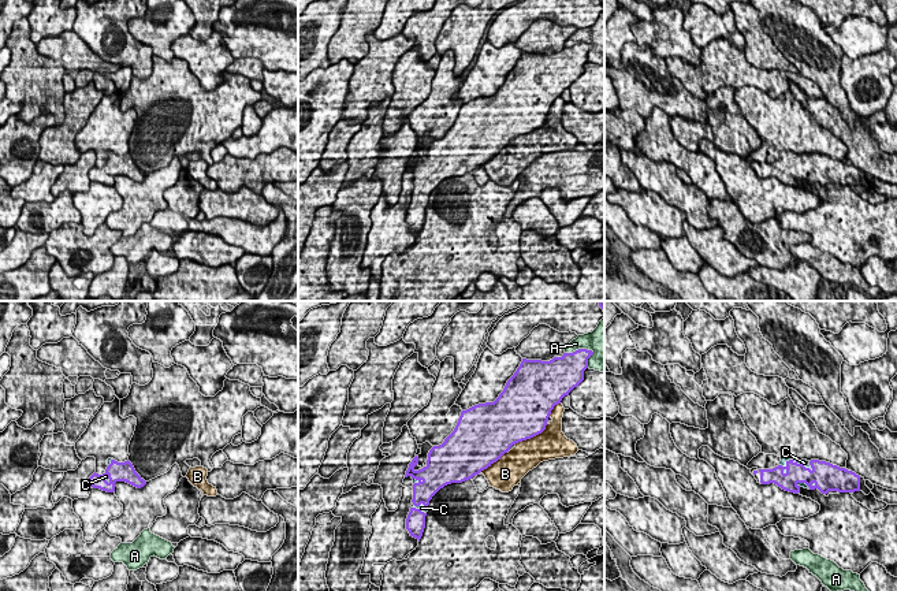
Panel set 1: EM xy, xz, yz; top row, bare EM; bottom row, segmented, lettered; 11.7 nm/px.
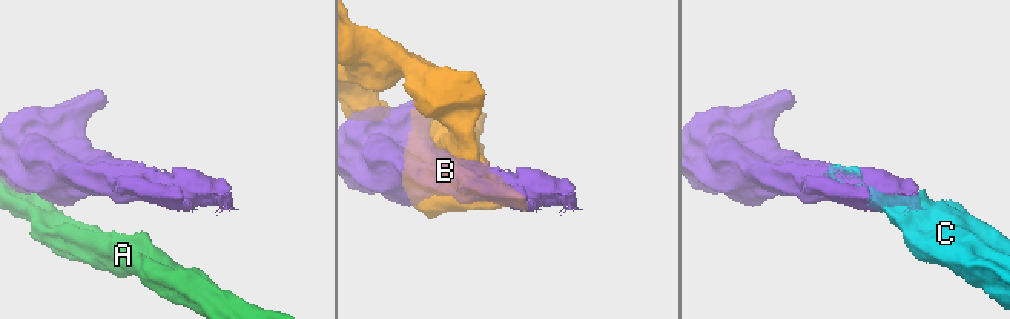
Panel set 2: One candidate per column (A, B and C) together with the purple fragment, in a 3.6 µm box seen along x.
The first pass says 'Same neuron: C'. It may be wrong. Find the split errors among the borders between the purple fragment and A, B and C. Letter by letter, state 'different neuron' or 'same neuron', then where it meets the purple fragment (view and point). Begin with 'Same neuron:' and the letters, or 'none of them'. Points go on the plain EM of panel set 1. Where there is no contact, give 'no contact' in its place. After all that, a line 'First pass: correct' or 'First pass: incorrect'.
Same neuron: C
A: different neuron; contact xz (580, 43)
B: different neuron; contact xz (531, 130)
C: same neuron; contact yz (796, 155)
First pass: correct

